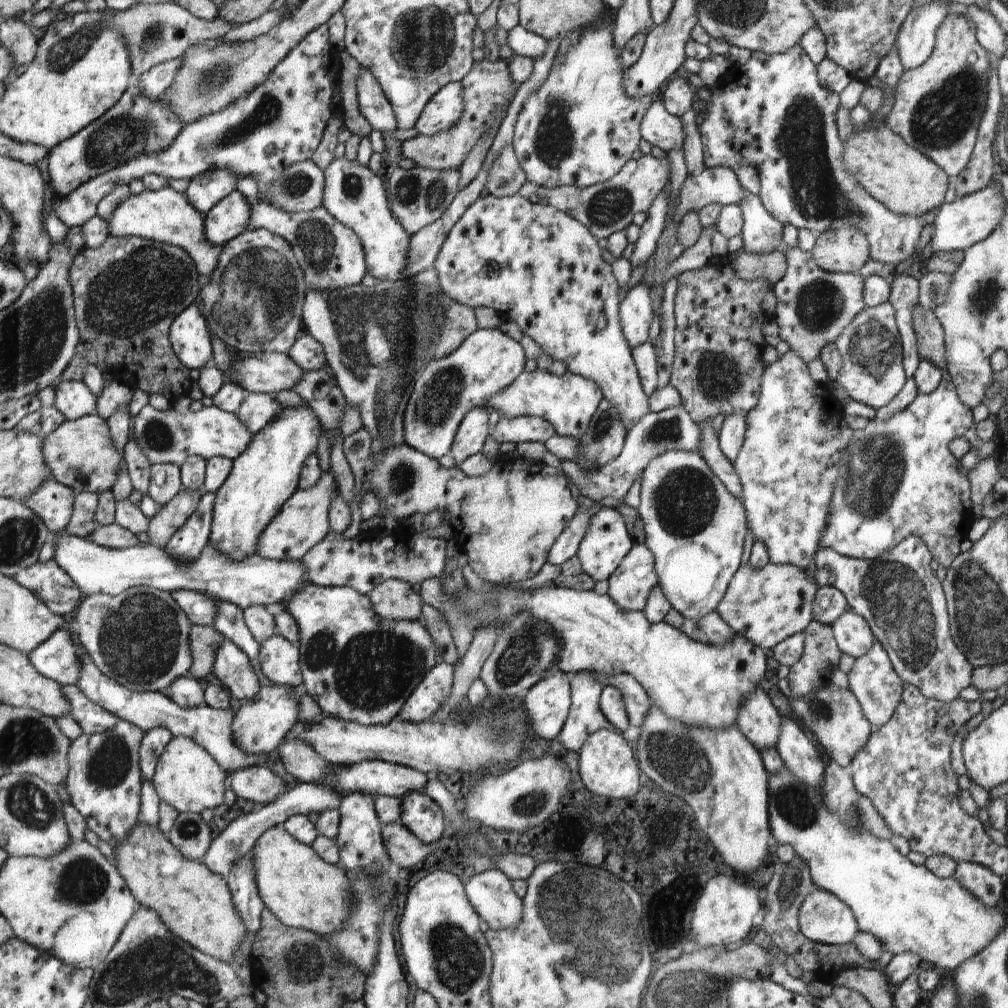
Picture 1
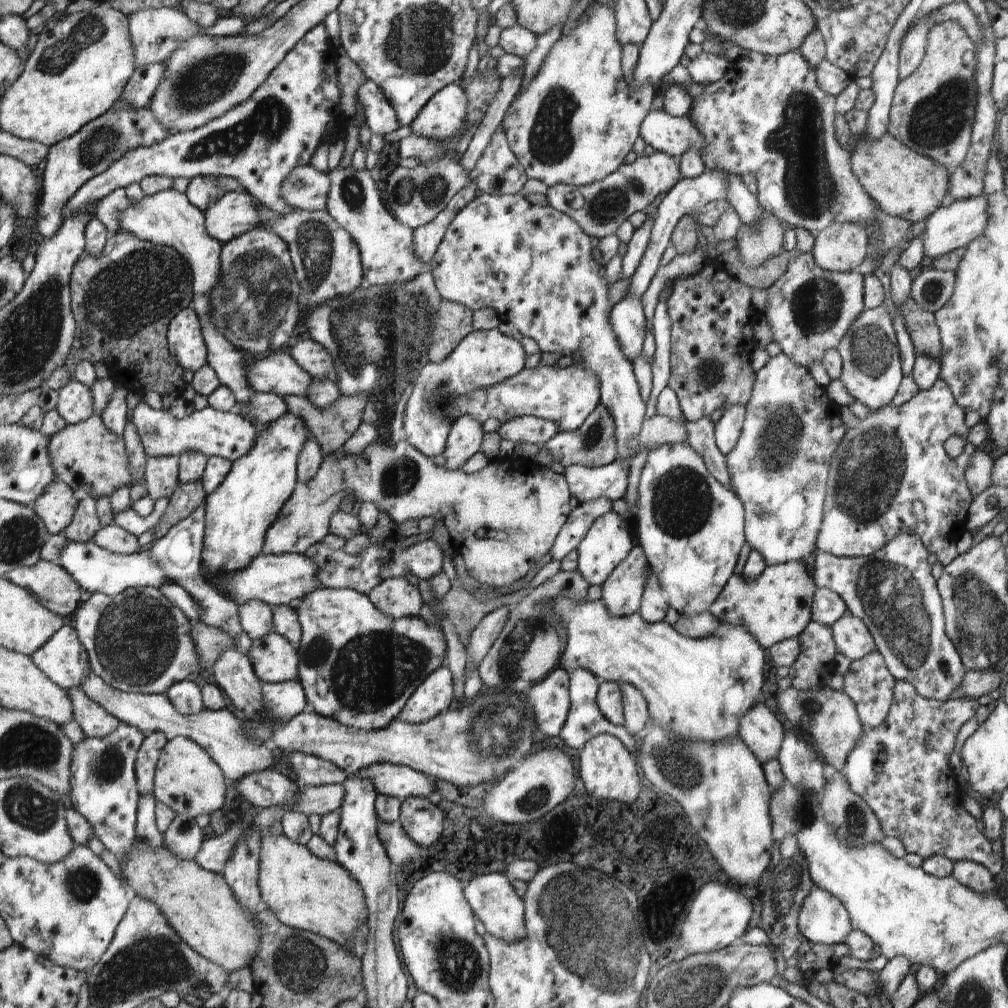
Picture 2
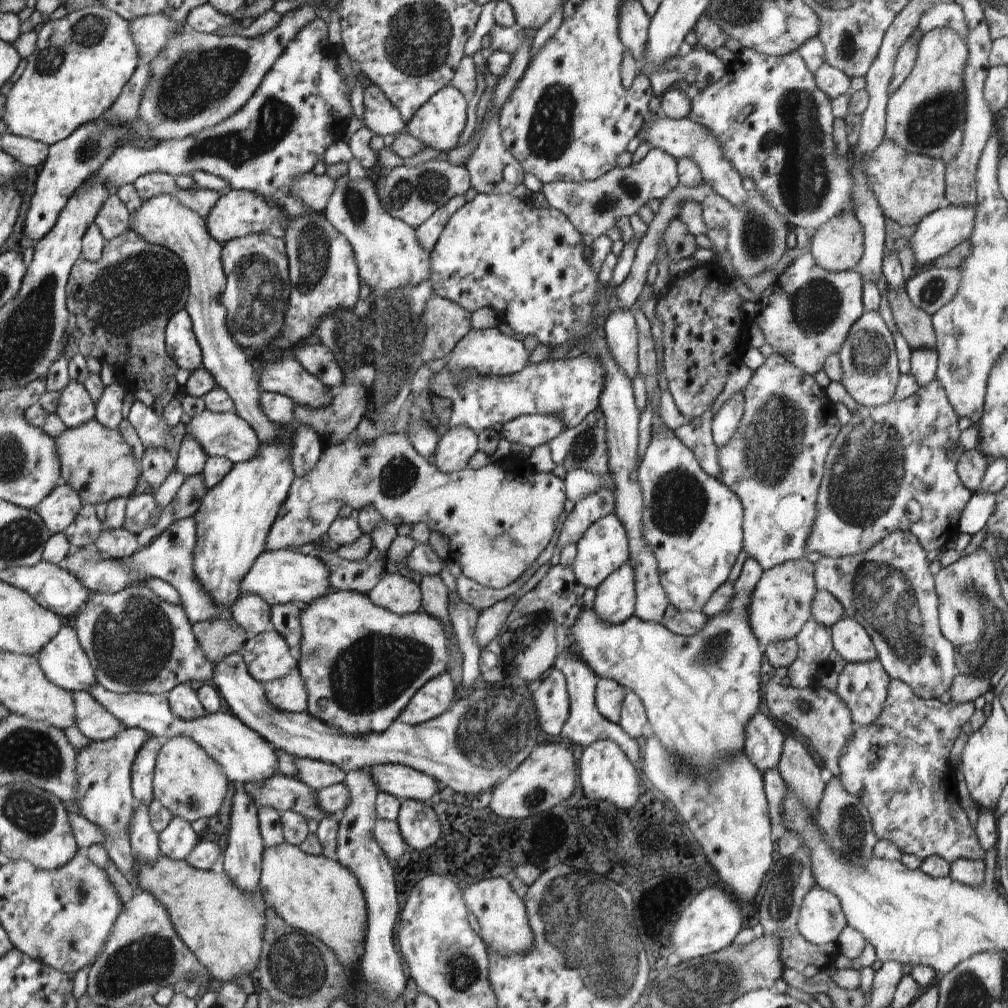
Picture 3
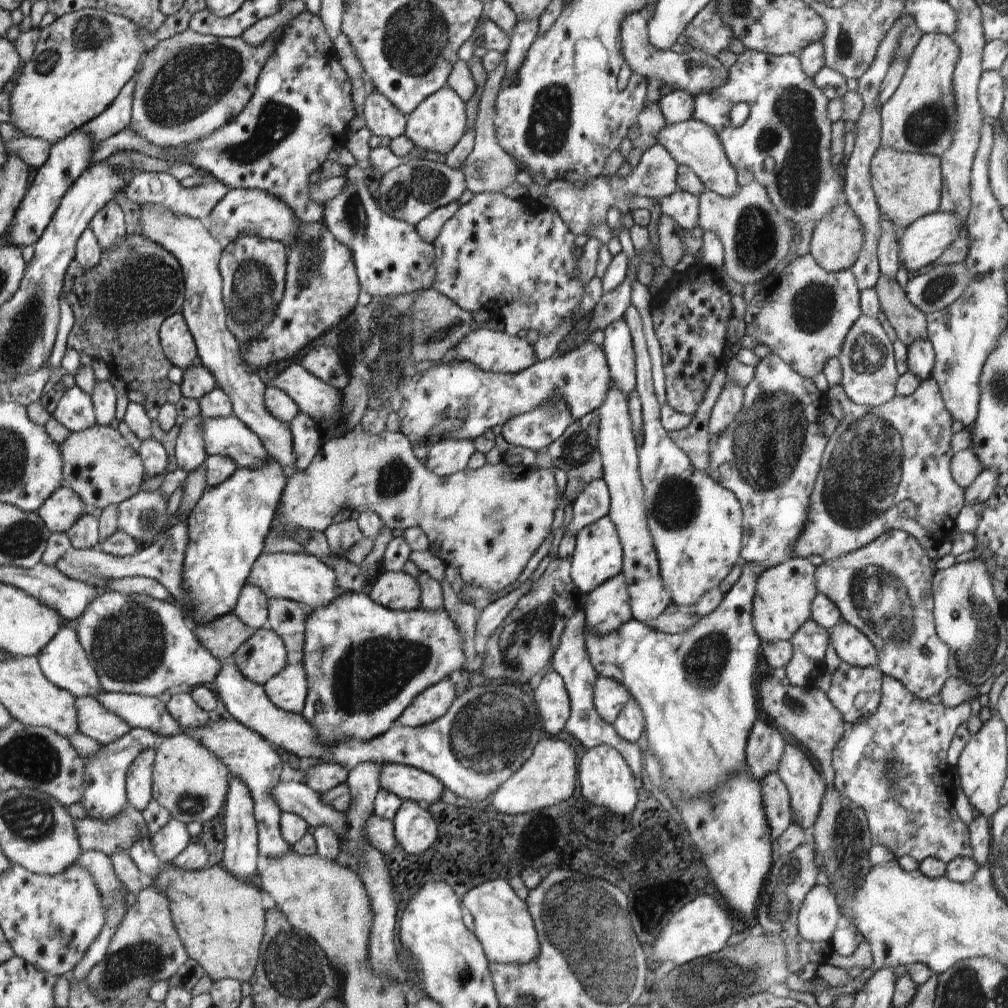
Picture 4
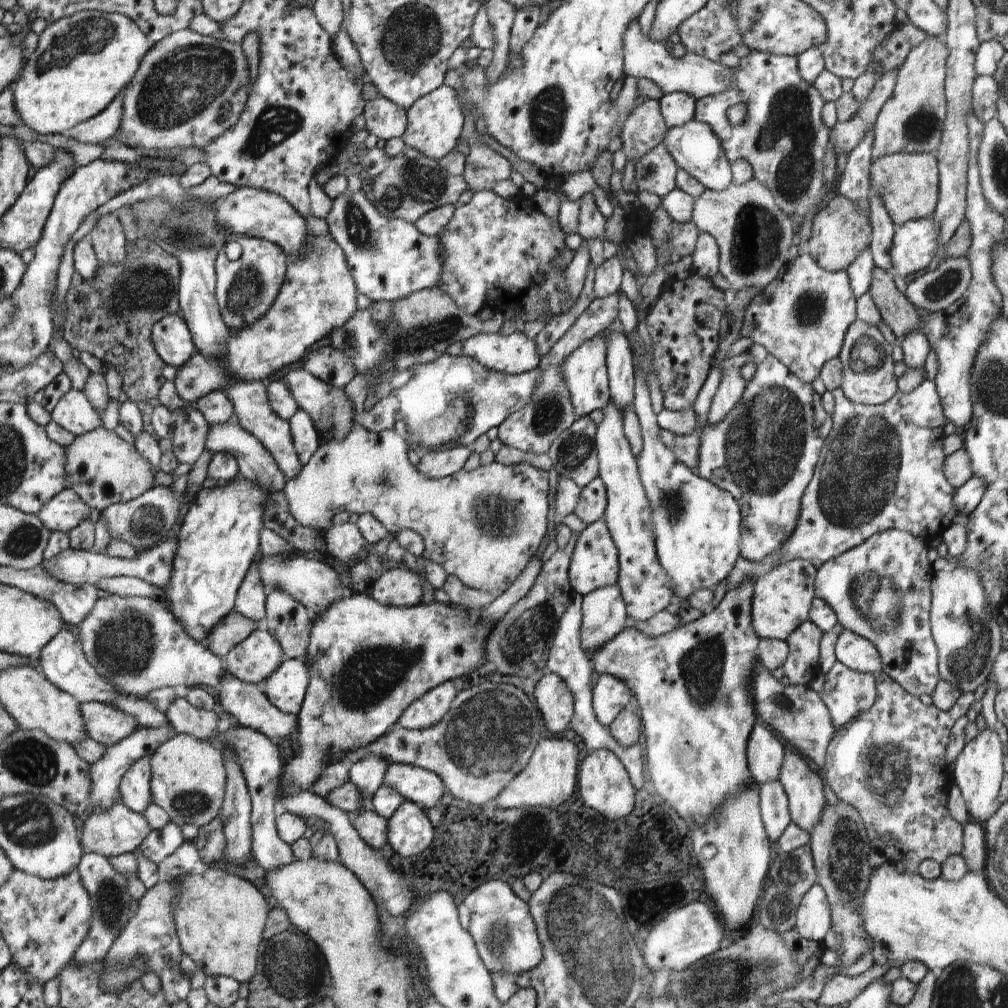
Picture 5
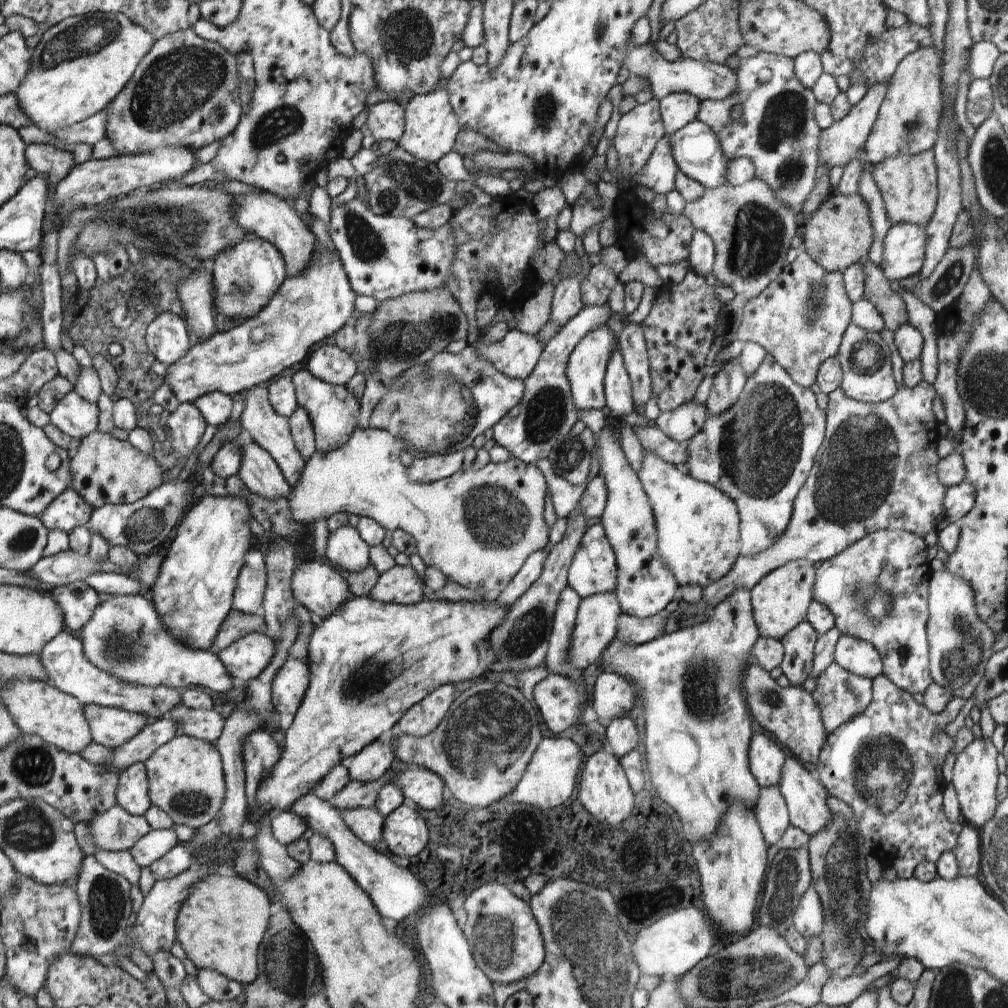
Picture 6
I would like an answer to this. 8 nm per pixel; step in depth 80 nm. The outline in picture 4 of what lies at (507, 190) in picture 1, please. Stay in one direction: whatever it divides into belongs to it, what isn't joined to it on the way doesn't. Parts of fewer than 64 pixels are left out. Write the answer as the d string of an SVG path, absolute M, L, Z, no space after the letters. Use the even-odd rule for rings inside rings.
M504 64L496 67L495 70L487 72L484 91L482 92L477 119L475 120L475 140L472 152L468 154L462 162L461 171L467 181L467 188L473 193L502 193L503 190L515 181L515 176L520 172L515 160L498 144L493 125L495 115L495 98L499 91L499 86L505 78L506 67Z

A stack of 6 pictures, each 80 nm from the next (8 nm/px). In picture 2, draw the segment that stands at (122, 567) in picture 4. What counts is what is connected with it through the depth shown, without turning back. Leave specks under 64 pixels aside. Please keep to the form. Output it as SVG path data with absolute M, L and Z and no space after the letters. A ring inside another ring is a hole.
M205 502L183 521L171 526L160 538L149 545L149 552L159 562L159 567L170 577L170 582L181 586L199 608L199 622L226 631L234 640L235 648L248 654L252 639L242 630L238 605L211 586L201 574L201 550L205 533Z

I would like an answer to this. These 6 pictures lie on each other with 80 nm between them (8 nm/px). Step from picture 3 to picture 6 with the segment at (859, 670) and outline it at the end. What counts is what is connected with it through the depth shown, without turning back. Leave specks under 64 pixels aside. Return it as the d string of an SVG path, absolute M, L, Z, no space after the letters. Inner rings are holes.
M833 661L816 677L816 687L811 695L816 706L819 706L824 728L829 735L842 723L848 722L867 709L872 698L872 680L852 674Z

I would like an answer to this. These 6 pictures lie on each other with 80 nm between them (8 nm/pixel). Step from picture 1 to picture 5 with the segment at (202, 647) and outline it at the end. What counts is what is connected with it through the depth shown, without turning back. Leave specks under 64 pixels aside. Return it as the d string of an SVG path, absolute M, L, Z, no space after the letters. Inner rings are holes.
M232 610L200 643L211 649L220 658L224 658L231 648L234 648L261 626L261 623L257 623L255 620L242 616L238 611Z

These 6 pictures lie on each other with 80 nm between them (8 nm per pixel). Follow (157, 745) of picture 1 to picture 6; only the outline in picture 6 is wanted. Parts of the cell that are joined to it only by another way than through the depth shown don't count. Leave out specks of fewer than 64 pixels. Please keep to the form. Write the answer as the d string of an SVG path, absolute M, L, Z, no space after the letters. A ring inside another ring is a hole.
M143 762L131 764L118 775L118 790L115 792L117 804L131 815L142 816L153 806L146 765Z

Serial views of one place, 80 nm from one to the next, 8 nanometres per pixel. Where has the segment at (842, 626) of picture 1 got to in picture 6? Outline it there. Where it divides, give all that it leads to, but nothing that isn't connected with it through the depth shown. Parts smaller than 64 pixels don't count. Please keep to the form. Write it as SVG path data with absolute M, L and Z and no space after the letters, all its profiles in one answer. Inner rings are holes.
M840 635L834 660L844 670L870 680L883 674L883 662L876 647L853 636Z

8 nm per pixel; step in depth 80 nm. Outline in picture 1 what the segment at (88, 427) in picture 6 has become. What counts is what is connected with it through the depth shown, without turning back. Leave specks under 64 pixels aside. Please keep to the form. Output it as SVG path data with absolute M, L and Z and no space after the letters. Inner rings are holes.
M62 379L56 384L55 407L66 421L78 420L97 414L98 398L84 382Z

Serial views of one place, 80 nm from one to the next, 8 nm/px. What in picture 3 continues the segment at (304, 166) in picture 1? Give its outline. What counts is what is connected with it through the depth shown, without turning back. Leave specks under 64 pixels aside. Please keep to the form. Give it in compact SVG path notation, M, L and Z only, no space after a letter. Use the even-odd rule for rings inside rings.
M311 173L304 175L295 183L293 193L303 200L312 212L322 213L334 189L335 180L326 173L320 176Z

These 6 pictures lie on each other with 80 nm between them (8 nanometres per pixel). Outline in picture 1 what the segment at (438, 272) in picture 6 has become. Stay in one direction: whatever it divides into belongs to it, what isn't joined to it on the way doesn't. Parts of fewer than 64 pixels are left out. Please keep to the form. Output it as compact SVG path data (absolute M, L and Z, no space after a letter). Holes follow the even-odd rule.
M344 157L334 159L323 173L325 176L323 207L337 221L347 225L359 236L366 253L368 272L377 280L400 280L400 272L409 264L409 260L406 260L408 232L400 226L401 222L398 222L391 212L382 178L374 176L367 166L359 164L356 160L353 162L345 160Z

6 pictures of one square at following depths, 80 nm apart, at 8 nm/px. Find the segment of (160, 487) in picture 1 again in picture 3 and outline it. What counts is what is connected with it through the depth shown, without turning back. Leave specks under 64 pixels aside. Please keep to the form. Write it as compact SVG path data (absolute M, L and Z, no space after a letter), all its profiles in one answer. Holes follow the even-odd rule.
M164 447L145 448L140 460L142 467L142 478L154 486L157 496L159 486L166 480L170 472L175 470L176 460Z

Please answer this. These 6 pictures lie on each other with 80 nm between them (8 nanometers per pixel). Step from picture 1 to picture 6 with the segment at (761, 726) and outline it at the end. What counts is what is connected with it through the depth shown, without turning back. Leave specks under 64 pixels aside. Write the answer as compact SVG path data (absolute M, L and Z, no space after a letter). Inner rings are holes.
M754 734L749 744L749 769L762 787L776 787L786 754L770 734Z

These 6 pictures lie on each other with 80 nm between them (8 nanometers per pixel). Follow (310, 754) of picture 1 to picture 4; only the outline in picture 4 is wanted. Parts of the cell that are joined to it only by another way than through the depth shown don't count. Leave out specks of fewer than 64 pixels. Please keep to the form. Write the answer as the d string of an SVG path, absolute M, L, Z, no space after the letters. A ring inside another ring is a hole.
M300 758L300 770L304 772L304 782L319 795L327 793L347 779L349 771L339 763L326 763L324 760Z

